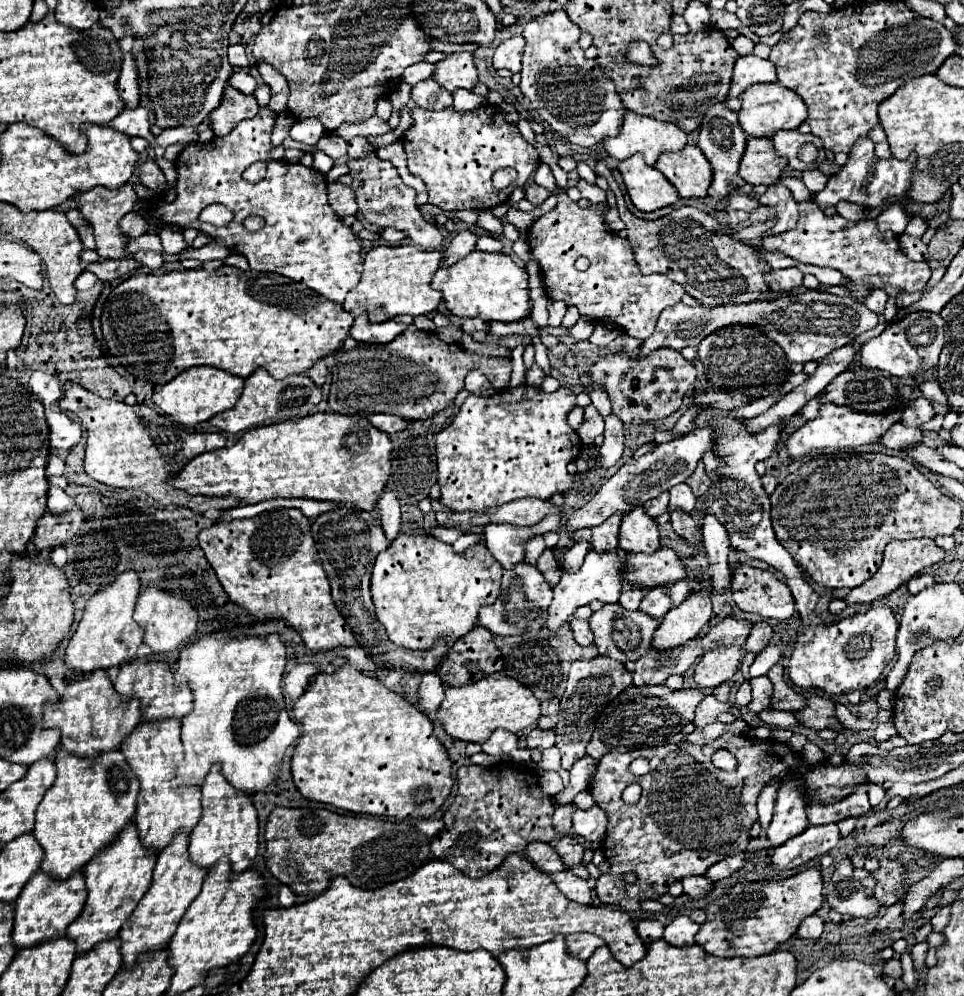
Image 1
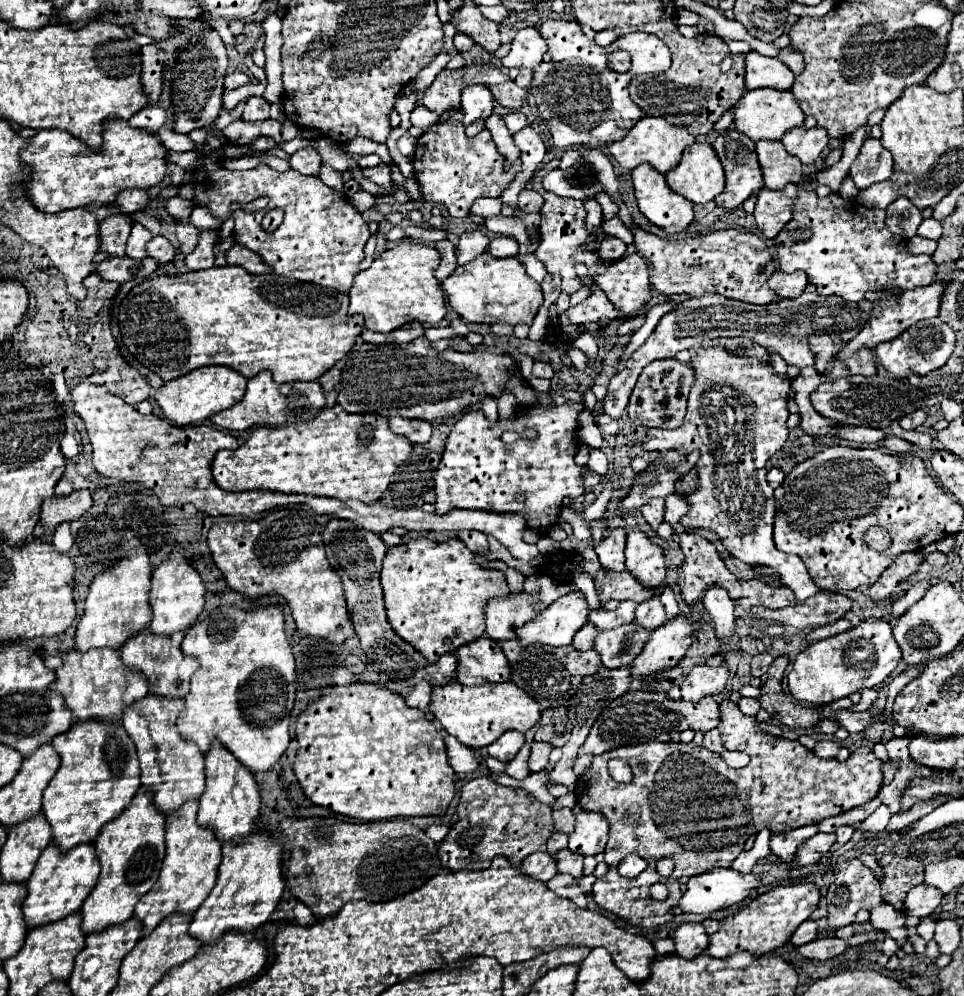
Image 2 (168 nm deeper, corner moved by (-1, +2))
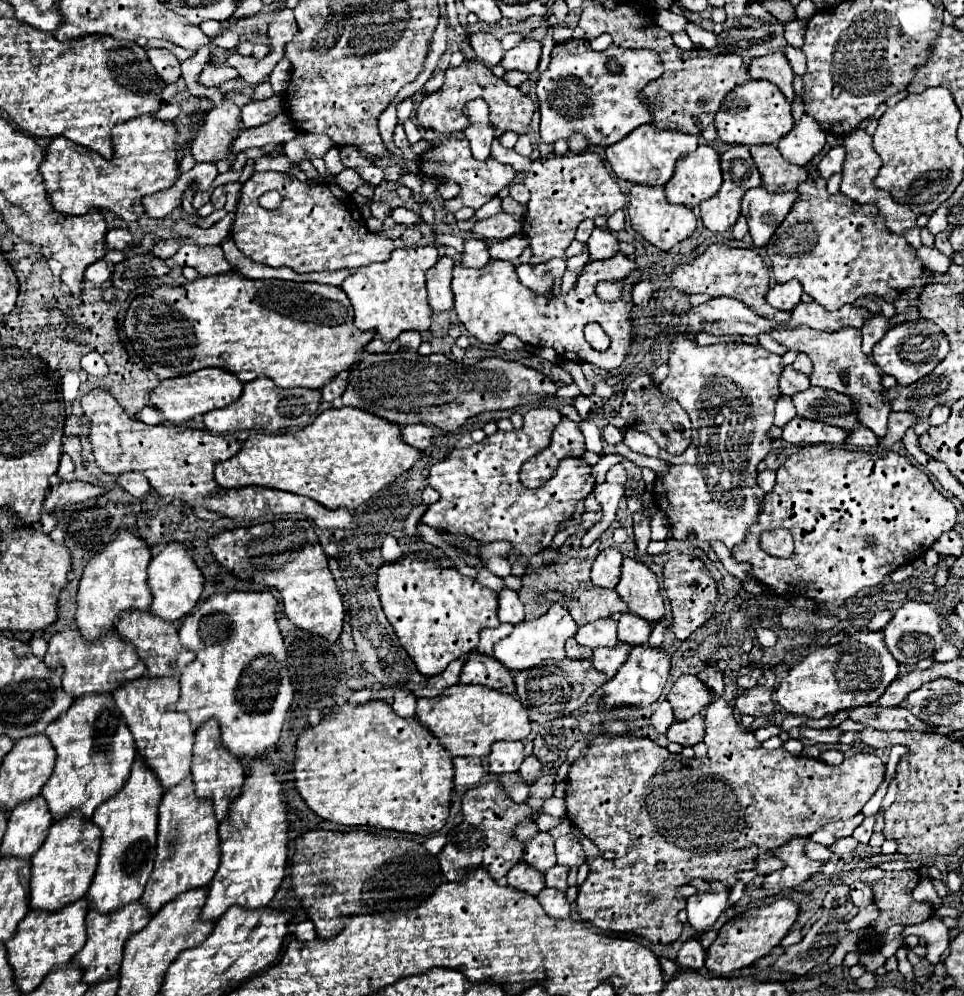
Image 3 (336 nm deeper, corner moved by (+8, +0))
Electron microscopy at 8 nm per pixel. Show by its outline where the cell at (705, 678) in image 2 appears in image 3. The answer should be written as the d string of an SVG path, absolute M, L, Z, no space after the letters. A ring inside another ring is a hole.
M687 674L673 684L671 692L667 694L667 700L675 710L675 720L687 720L699 714L701 708L711 702L711 690L707 690L707 686L703 686L697 676Z

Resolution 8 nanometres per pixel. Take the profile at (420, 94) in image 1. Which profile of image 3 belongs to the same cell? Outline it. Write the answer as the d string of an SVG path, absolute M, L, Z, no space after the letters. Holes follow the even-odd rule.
M465 60L461 66L445 70L443 86L421 100L419 110L417 110L417 124L423 128L433 128L441 134L463 130L467 126L467 118L463 116L461 108L465 106L465 102L475 100L475 98L483 98L489 104L491 124L499 128L501 132L507 132L507 130L513 130L517 134L527 132L531 116L533 116L533 102L517 86L511 86L503 78L497 78L491 72L491 68L487 68L479 60Z

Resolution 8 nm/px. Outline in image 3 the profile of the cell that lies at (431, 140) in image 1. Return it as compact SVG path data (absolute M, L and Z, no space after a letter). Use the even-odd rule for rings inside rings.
M465 138L461 140L447 140L443 144L437 144L433 148L429 148L425 154L419 156L419 174L427 176L427 178L435 178L439 182L457 182L461 192L459 196L451 198L451 200L443 200L443 208L447 212L457 212L463 206L471 206L471 208L481 208L485 202L489 202L493 196L497 196L497 192L507 186L513 176L515 170L513 166L505 166L493 158L487 158L485 162L479 162L477 158L473 158L469 142Z

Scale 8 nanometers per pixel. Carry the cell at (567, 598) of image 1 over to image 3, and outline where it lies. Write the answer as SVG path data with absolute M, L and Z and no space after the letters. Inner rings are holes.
M555 602L551 604L551 608L539 616L537 620L523 620L519 624L515 624L513 632L507 636L507 638L501 638L497 644L495 644L495 658L509 670L525 670L525 668L533 668L533 666L539 666L545 658L565 658L565 640L567 638L573 638L577 632L577 624L575 620L571 618L569 610Z

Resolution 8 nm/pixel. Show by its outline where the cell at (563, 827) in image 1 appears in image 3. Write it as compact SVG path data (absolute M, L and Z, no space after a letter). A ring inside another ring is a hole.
M539 832L533 840L527 842L523 860L537 868L539 872L549 870L555 866L555 846L553 846L553 836L549 832Z

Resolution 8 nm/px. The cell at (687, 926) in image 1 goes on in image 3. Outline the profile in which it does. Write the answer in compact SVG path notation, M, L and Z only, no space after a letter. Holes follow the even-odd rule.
M689 938L683 942L679 954L677 954L677 964L683 968L691 968L691 970L699 970L705 962L705 950L699 944L699 940Z

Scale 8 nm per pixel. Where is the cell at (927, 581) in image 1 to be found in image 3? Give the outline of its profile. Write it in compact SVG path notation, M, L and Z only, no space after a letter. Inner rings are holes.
M883 610L883 612L879 612L879 614L875 614L873 618L871 618L871 622L869 622L869 630L883 630L885 628L885 624L889 622L893 618L893 612L889 612L889 610Z

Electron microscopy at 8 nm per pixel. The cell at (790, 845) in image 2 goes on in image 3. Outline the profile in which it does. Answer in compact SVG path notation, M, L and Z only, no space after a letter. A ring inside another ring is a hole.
M791 838L791 842L779 846L779 850L773 850L773 856L777 856L781 862L785 862L783 870L771 872L763 880L763 888L779 888L779 890L791 890L799 884L803 884L811 874L819 870L819 862L809 860L805 856L805 844L809 838Z

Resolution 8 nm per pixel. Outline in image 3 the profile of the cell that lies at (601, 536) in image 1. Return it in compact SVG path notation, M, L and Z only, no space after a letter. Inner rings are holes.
M605 548L599 552L593 570L591 570L591 582L595 586L615 588L621 576L621 552L617 548Z

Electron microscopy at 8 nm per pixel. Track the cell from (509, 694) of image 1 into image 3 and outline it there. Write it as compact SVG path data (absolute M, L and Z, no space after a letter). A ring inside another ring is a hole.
M447 686L437 698L417 700L417 720L433 732L433 736L451 752L451 756L475 756L489 754L495 740L523 740L531 732L531 720L527 708L513 696L487 686Z

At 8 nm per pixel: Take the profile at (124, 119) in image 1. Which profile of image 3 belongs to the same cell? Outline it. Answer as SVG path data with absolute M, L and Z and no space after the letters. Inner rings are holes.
M167 104L167 106L161 106L161 110L159 112L155 112L155 116L153 118L157 118L157 120L173 120L175 116L179 114L179 106L177 104Z

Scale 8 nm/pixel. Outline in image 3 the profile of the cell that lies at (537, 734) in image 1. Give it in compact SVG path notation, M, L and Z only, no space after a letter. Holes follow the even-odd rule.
M527 756L527 758L523 760L521 768L519 768L519 774L521 774L521 778L523 778L525 782L531 782L531 780L535 780L535 778L541 774L541 768L543 768L543 764L541 764L535 756Z

